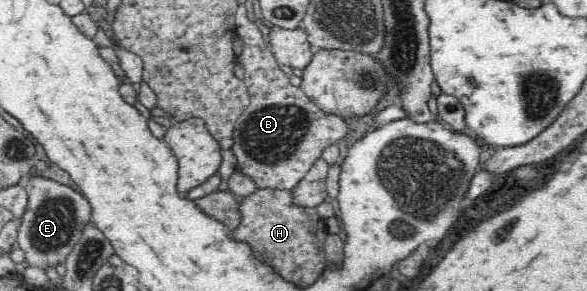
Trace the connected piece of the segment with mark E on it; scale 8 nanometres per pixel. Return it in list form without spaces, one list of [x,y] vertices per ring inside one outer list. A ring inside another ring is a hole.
[[[35,176],[24,188],[28,194],[27,207],[18,231],[19,248],[25,251],[25,261],[31,267],[47,267],[65,263],[67,256],[82,238],[86,227],[92,225],[92,207],[87,197],[53,179]]]

